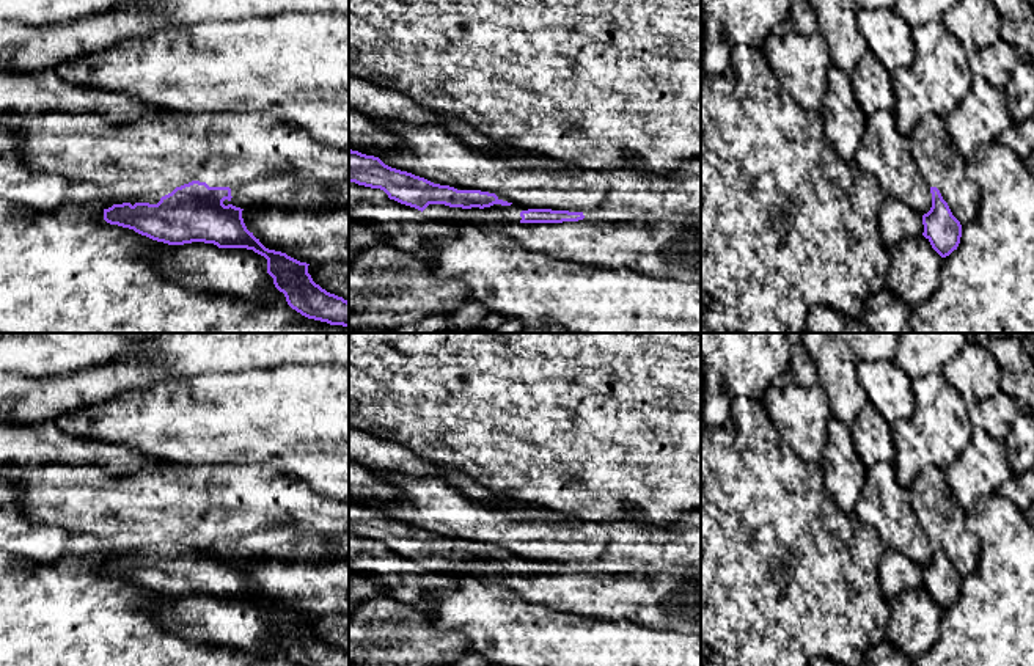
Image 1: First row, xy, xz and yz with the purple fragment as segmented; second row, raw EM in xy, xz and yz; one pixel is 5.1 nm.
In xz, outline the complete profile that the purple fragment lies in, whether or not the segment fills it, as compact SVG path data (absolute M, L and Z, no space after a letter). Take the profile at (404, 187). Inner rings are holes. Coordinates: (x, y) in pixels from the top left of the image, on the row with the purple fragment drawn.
M349 149L349 182L380 188L390 199L424 210L429 204L445 204L449 207L490 207L493 204L511 206L495 193L481 190L457 190L449 185L434 184L385 165L379 157L366 156Z

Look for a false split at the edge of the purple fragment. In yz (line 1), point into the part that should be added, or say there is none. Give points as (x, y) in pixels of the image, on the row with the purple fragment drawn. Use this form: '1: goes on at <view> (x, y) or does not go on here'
1: does not go on here

